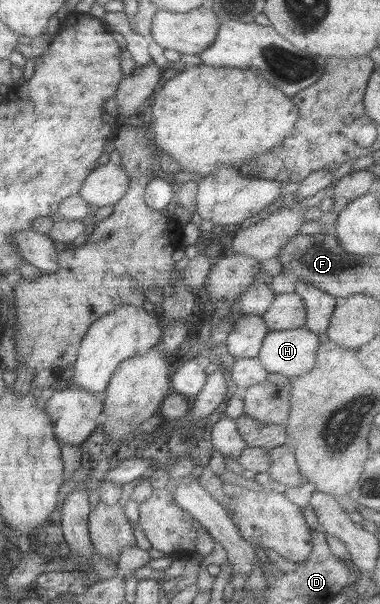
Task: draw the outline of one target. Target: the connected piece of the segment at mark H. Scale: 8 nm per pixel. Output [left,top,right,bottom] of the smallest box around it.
[255,328,318,377]

